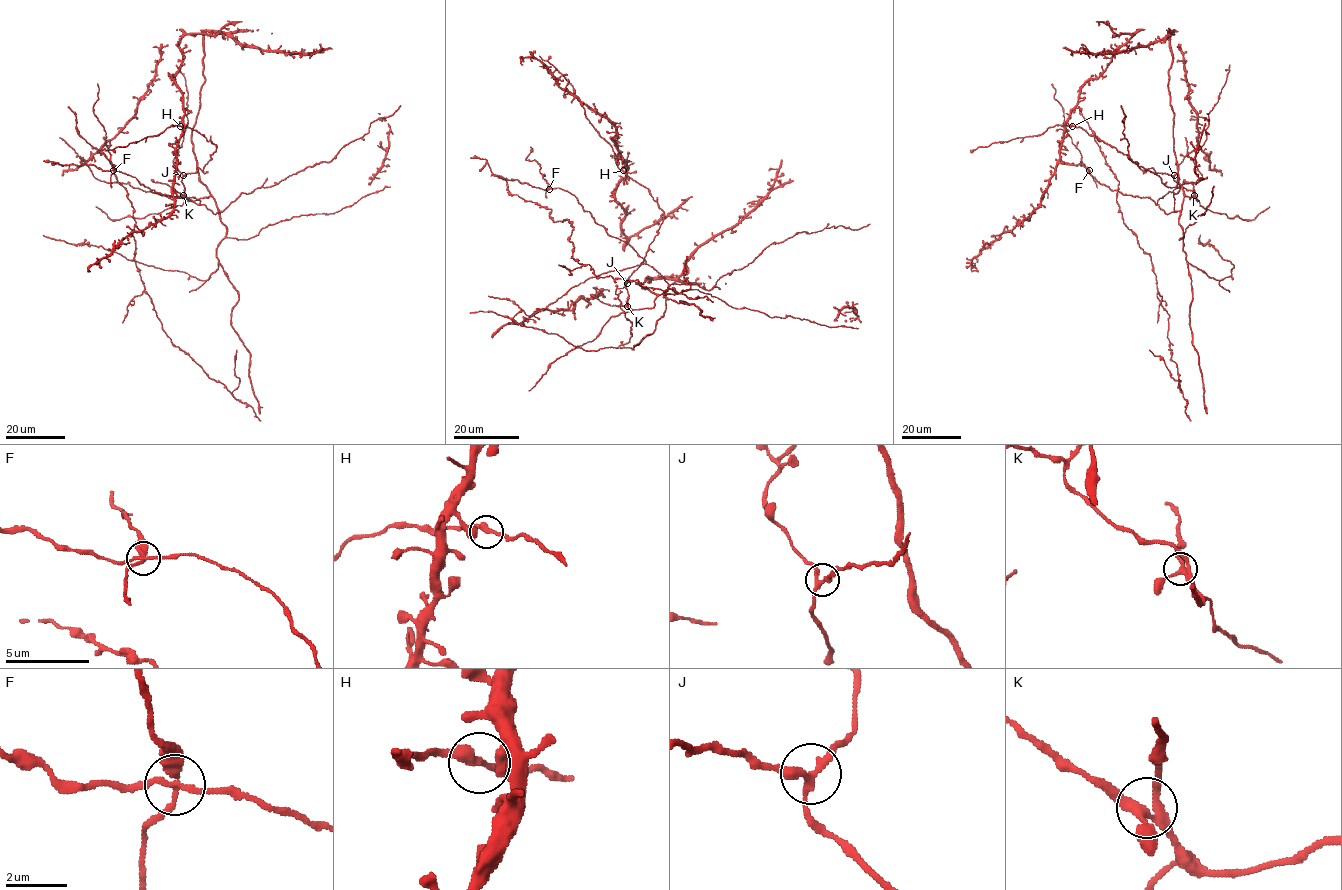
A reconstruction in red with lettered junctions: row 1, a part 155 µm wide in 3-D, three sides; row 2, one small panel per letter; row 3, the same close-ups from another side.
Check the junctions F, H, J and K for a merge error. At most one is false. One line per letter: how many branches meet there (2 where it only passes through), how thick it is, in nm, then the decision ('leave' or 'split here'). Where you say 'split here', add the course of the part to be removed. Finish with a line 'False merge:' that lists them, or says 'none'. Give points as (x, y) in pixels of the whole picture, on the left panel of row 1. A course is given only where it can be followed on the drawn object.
F: branches 4; calibre 240 nm; split here; course (114, 170), (105, 143), (106, 133), (94, 113), (93, 106), (98, 98), (97, 83)
H: branches 3; calibre 240 nm; leave
J: branches 3; calibre 240 nm; leave
K: branches 4; calibre 280 nm; leave
False merge: F

